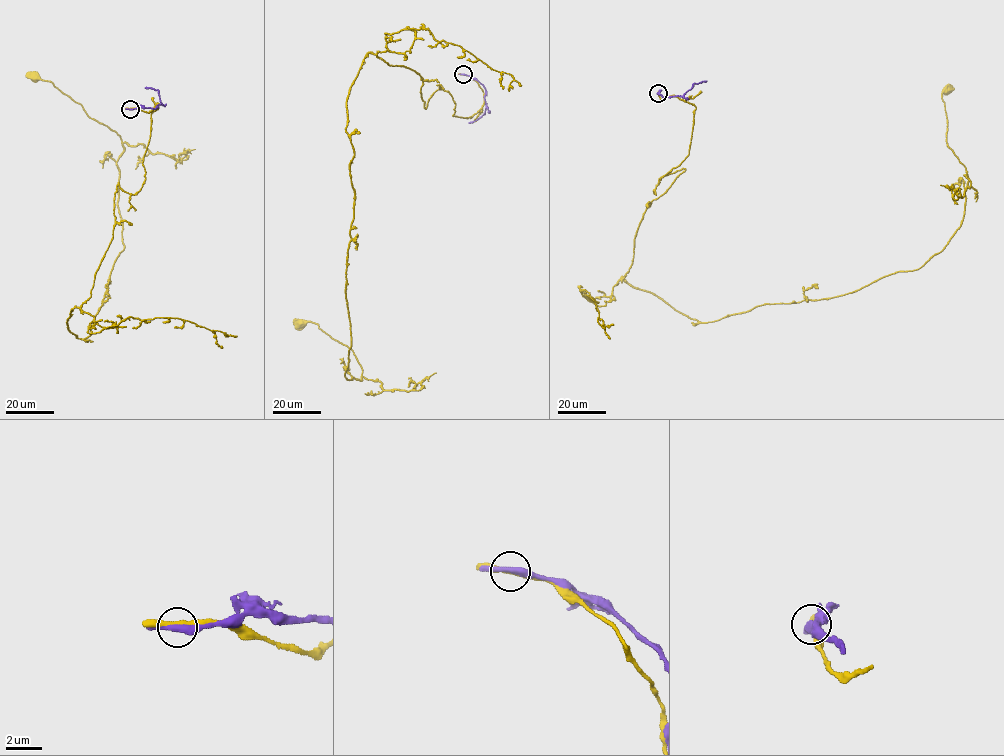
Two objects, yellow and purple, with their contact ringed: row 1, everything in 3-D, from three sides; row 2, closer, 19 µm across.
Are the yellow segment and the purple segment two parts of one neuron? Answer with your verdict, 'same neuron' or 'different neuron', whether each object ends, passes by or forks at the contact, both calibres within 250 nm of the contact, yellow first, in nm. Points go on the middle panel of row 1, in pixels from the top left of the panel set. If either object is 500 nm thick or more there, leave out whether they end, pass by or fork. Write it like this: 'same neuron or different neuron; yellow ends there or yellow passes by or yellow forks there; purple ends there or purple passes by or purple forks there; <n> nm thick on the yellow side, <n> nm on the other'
different neuron; yellow passes by; purple passes by; 240 nm thick on the yellow side, 360 nm on the other

